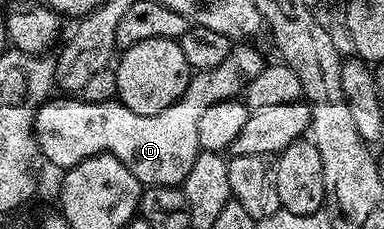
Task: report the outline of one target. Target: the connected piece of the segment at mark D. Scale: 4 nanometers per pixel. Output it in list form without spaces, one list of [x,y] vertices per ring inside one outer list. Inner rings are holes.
[[[251,44],[232,45],[231,55],[217,68],[192,73],[187,91],[153,116],[141,116],[125,108],[118,100],[91,103],[76,100],[71,96],[48,100],[35,112],[35,139],[39,152],[48,163],[60,166],[66,172],[81,160],[92,158],[94,154],[112,154],[137,176],[137,180],[148,186],[182,187],[193,160],[201,152],[197,140],[197,124],[201,112],[206,112],[212,104],[230,98],[239,98],[248,82],[252,82],[263,71],[265,59]]]

